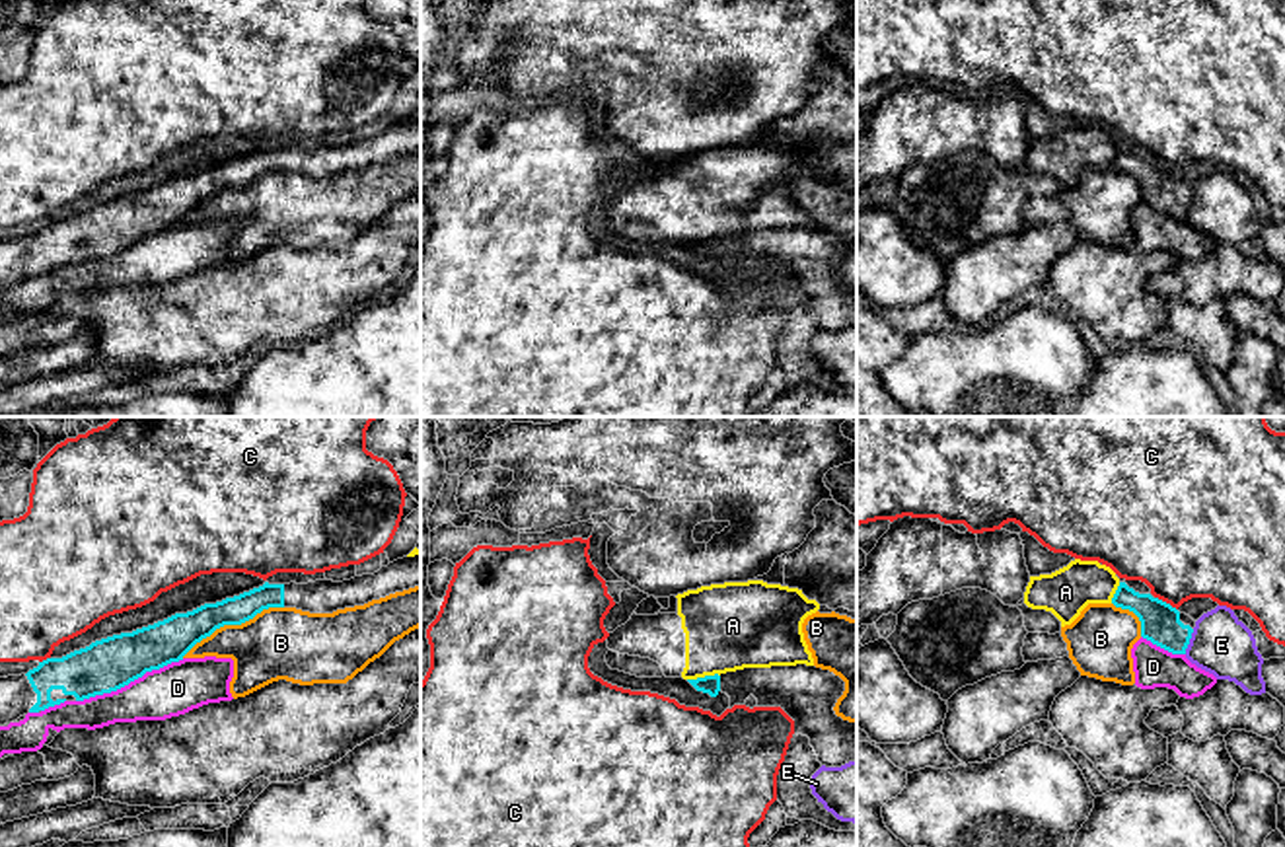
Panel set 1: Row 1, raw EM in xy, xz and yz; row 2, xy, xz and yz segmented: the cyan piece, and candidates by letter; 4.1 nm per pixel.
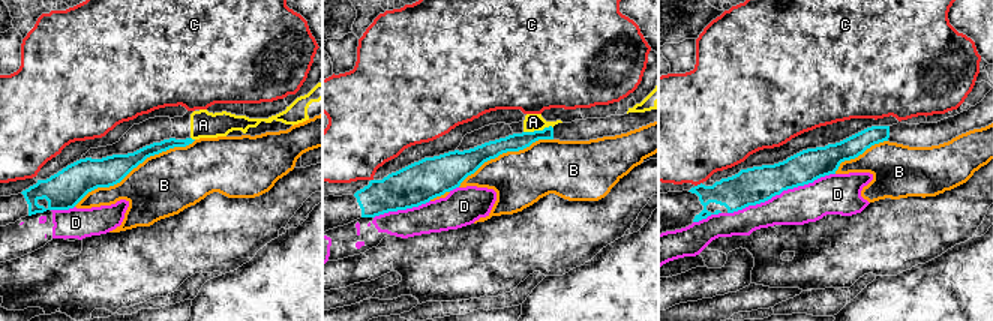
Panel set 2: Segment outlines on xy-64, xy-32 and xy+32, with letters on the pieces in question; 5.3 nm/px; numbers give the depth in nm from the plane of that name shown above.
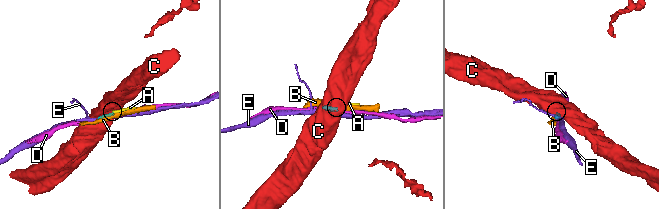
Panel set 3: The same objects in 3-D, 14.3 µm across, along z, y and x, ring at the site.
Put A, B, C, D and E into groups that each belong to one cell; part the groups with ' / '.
A / B / C / D / E

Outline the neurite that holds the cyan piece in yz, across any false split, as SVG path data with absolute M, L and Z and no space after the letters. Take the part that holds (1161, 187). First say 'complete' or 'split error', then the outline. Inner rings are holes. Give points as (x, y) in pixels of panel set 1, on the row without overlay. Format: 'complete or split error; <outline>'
complete; M1120 146L1112 167L1139 181L1143 203L1172 218L1186 218L1193 193L1180 185L1176 171L1151 158L1139 158L1125 146Z

